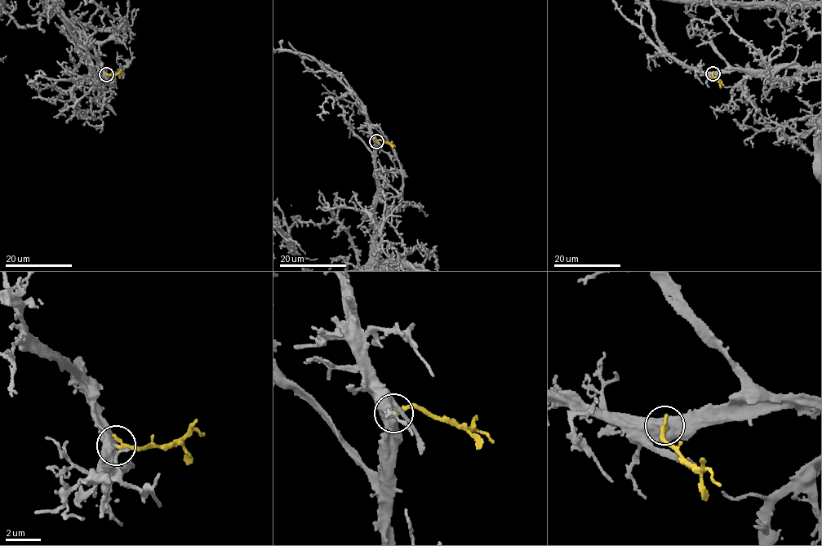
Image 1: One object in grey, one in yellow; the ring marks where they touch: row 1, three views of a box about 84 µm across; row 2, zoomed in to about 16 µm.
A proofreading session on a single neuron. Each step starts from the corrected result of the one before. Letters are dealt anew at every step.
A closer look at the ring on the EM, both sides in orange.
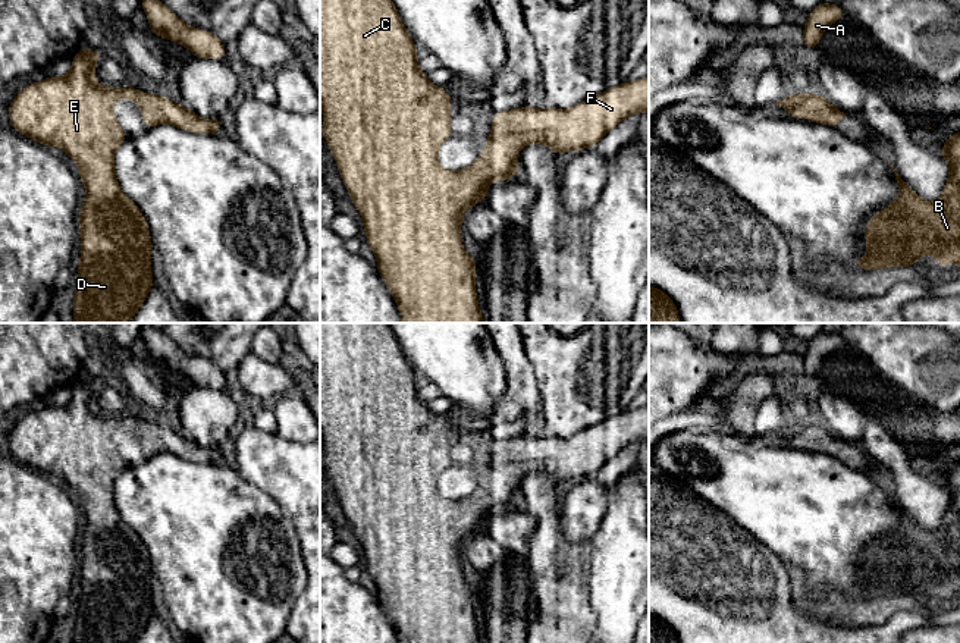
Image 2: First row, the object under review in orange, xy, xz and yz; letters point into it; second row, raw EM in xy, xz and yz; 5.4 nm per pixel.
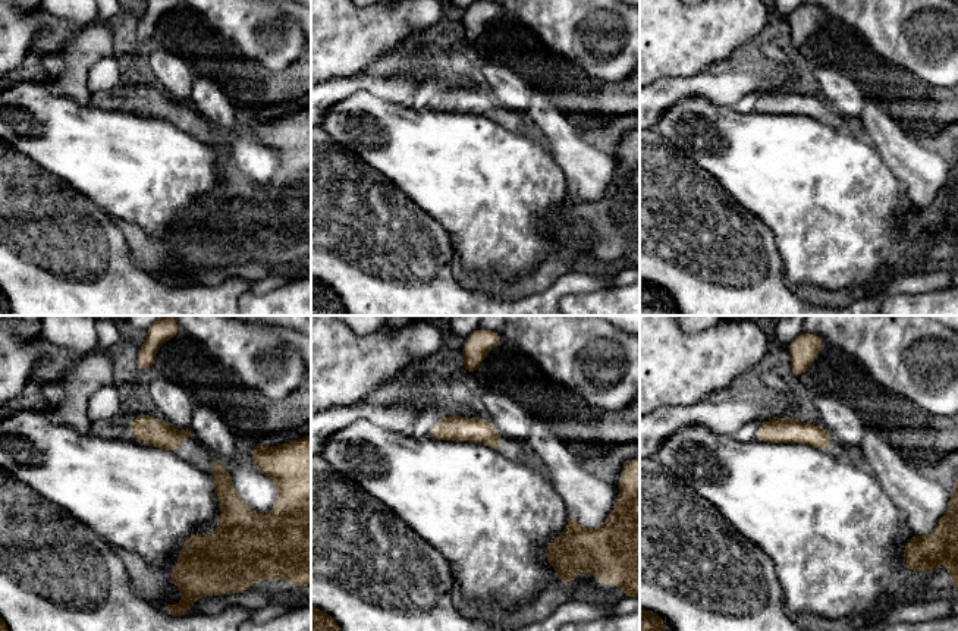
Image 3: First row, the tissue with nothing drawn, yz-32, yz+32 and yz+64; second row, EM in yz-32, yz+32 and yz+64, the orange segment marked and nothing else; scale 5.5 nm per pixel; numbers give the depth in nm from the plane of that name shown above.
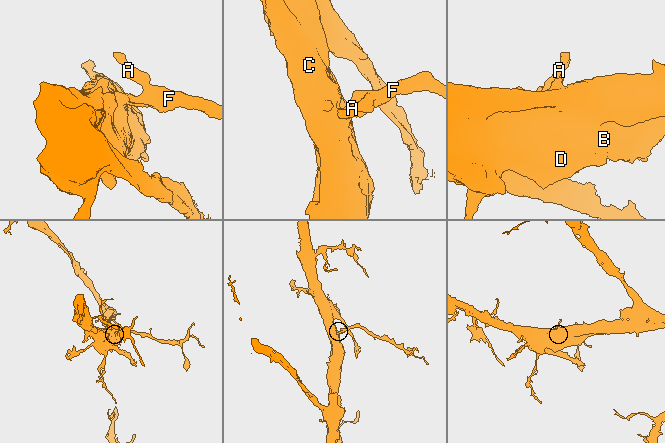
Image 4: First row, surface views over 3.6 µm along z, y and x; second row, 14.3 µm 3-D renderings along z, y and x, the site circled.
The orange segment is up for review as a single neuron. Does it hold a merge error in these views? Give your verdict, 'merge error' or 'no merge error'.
no merge error

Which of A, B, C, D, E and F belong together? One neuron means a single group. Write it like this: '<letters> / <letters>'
A B C D E F

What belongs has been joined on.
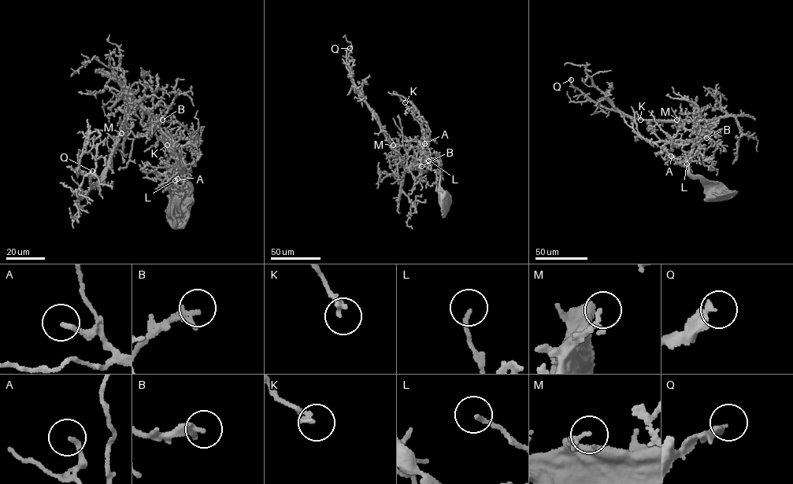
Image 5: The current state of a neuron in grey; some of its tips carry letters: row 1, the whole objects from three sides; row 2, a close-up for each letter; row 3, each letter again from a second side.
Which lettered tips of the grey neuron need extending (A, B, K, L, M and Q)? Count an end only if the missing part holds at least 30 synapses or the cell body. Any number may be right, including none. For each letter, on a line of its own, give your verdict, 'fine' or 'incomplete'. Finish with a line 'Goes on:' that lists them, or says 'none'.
A: fine
B: fine
K: fine
L: fine
M: fine
Q: incomplete
Goes on: Q

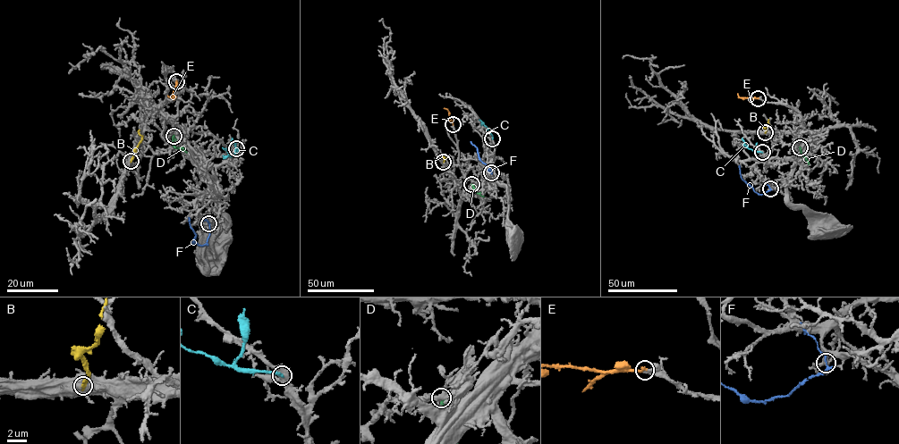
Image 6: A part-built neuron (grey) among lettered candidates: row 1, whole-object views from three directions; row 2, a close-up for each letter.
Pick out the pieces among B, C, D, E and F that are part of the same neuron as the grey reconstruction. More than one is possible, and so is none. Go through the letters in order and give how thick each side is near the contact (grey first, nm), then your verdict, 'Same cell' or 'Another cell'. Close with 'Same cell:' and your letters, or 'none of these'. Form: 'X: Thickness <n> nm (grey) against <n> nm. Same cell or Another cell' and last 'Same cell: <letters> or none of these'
B: Thickness 750 nm (grey) against 300 nm. Another cell
C: Thickness 500 nm (grey) against 200 nm. Another cell
D: Thickness 300 nm (grey) against 500 nm. Another cell
E: Thickness 260 nm (grey) against 240 nm. Same cell
F: Thickness 200 nm (grey) against 200 nm. Another cell
Same cell: E

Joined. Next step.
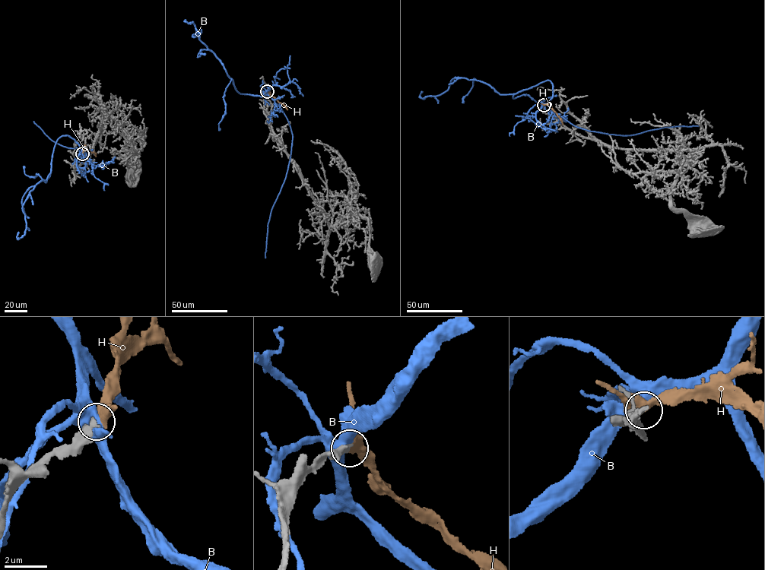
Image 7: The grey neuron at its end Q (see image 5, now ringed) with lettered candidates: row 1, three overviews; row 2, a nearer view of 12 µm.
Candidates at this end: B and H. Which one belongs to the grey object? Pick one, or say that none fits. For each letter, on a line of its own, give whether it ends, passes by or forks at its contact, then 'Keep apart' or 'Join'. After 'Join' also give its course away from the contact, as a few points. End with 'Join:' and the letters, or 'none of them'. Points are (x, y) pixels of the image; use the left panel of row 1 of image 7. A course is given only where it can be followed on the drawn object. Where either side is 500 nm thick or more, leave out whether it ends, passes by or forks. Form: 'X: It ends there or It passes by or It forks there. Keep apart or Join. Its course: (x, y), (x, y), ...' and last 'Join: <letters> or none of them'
B: Keep apart
H: It passes by. Join. Its course: (82, 153), (85, 149), (96, 156)
Join: H

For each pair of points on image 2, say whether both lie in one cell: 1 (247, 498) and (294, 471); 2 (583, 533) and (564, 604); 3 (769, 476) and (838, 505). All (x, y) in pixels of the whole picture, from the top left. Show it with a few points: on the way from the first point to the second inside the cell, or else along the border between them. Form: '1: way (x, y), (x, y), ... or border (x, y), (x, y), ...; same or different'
1: border (235, 469), (245, 480), (263, 489), (284, 514); different
2: border (561, 513), (562, 533), (573, 542), (589, 543); different
3: way (787, 493), (802, 505), (821, 505); same

